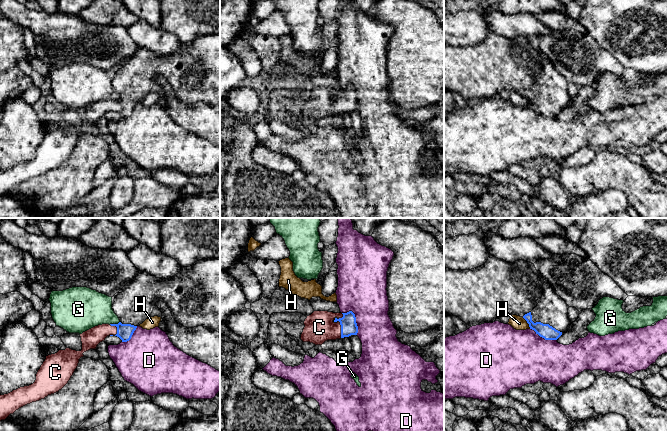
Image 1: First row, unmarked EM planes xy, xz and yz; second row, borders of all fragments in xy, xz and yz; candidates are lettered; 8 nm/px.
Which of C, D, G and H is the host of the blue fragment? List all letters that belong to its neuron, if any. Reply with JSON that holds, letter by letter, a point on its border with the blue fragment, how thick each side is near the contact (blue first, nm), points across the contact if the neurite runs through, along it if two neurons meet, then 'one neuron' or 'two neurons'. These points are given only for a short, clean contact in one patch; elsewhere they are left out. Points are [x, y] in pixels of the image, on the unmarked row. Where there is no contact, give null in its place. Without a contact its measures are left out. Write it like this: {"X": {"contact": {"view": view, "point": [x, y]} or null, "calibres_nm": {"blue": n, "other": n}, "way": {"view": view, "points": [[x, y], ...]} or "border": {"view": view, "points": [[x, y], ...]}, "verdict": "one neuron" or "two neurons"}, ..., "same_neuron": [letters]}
{"C": {"contact": {"view": "xz", "point": [341, 105]}, "calibres_nm": {"blue": 130, "other": 240}, "way": {"view": "xz", "points": [[349, 103], [341, 105], [324, 105], [319, 103]]}, "verdict": "one neuron"}, "D": {"contact": {"view": "xz", "point": [355, 94]}, "calibres_nm": {"blue": 130, "other": 380}, "border": {"view": "xz", "points": [[342, 88], [351, 87], [354, 90], [357, 110]]}, "verdict": "two neurons"}, "G": {"contact": {"view": "xy", "point": [114, 100]}, "calibres_nm": {"blue": 130, "other": 300}, "border": {"view": "xy", "points": [[119, 97], [109, 100]]}, "verdict": "two neurons"}, "H": {"contact": {"view": "yz", "point": [527, 98]}, "calibres_nm": {"blue": 120, "other": 110}, "border": {"view": "yz", "points": [[522, 93], [530, 104]]}, "verdict": "two neurons"}, "same_neuron": ["C"]}

